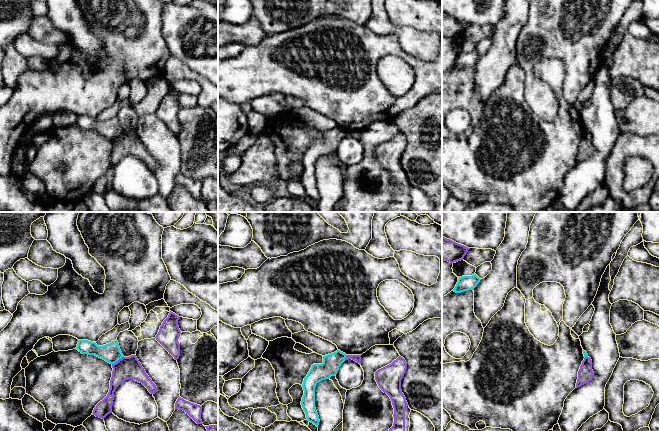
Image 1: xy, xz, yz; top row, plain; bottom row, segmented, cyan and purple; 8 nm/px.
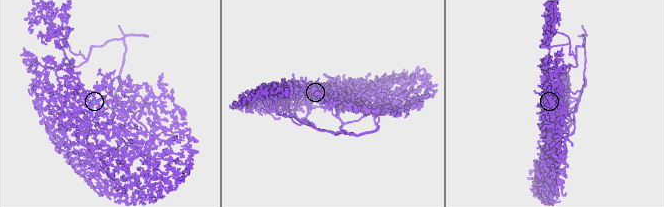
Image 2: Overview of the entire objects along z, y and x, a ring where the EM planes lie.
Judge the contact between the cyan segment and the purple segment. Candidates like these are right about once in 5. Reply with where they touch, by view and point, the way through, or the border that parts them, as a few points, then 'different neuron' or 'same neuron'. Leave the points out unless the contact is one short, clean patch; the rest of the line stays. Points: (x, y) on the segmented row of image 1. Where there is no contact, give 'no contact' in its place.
meets cyan in xy at (117, 360); border along xy (123, 356), (112, 364); different neuron

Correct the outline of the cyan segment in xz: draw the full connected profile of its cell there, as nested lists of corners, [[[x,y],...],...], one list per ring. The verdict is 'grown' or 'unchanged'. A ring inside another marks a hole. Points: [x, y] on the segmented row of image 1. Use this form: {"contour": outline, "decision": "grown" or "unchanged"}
{"contour": [[[337,350],[334,353],[323,356],[322,364],[313,364],[307,376],[304,378],[302,387],[304,395],[301,405],[309,422],[318,427],[319,416],[315,408],[315,387],[325,379],[335,376],[341,364],[345,361],[346,354]]], "decision": "unchanged"}

